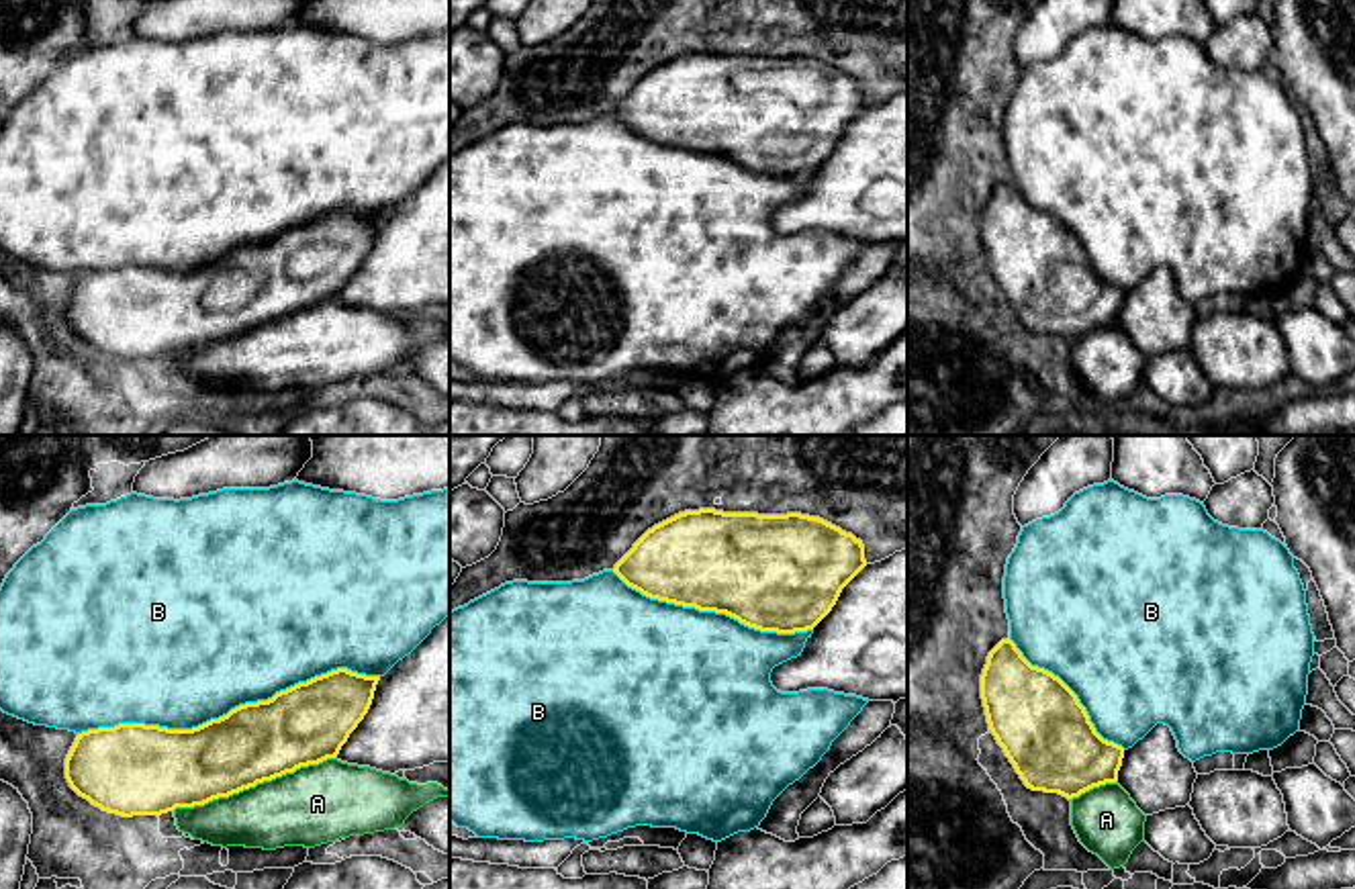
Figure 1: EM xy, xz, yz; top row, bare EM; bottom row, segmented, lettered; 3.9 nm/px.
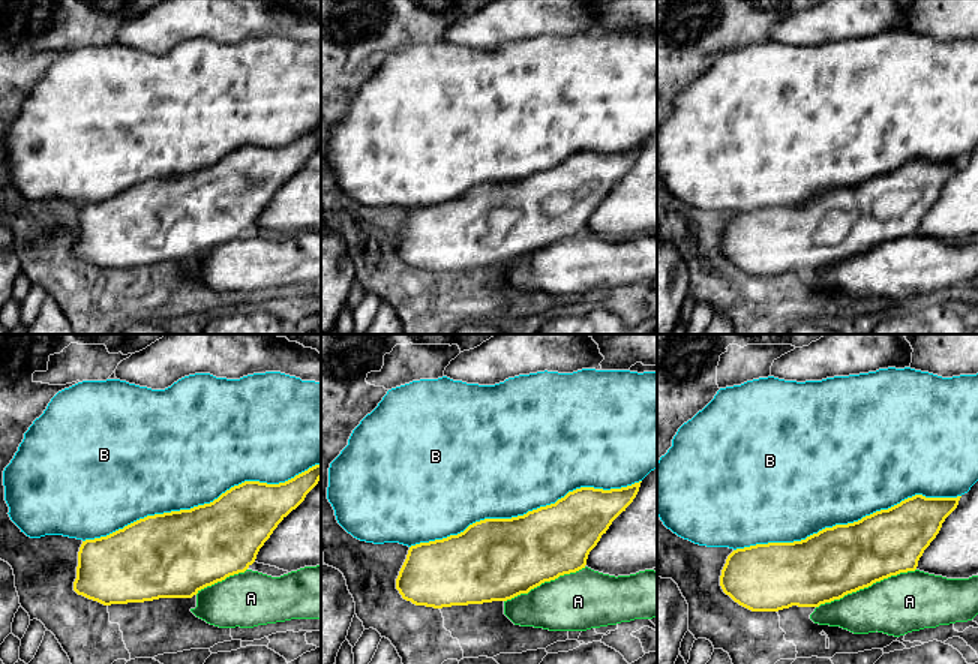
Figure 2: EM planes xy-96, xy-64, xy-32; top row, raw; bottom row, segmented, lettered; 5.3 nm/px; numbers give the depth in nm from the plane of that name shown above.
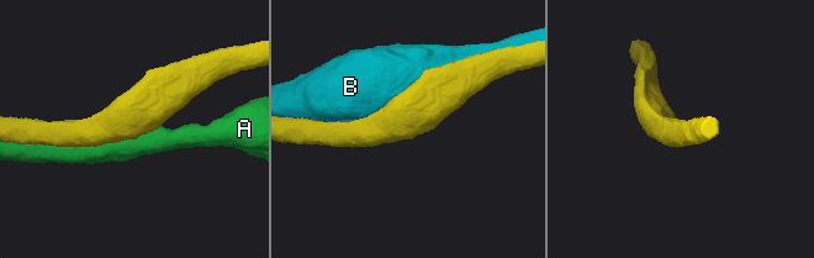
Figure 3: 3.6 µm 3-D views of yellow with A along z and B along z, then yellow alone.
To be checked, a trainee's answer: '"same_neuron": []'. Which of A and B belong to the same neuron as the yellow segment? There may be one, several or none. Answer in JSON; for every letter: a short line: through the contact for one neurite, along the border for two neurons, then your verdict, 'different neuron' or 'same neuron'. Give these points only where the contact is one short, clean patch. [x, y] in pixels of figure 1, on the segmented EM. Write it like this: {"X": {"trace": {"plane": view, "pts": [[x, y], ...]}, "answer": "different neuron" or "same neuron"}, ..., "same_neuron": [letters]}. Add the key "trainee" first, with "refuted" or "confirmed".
{"trainee": "confirmed", "A": {"answer": "different neuron"}, "B": {"answer": "different neuron"}, "same_neuron": []}

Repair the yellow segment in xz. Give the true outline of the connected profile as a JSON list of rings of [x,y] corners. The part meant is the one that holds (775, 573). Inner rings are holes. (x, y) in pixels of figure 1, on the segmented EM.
[[[699,509],[648,529],[613,572],[650,599],[795,634],[813,629],[865,566],[862,542],[820,517]]]

